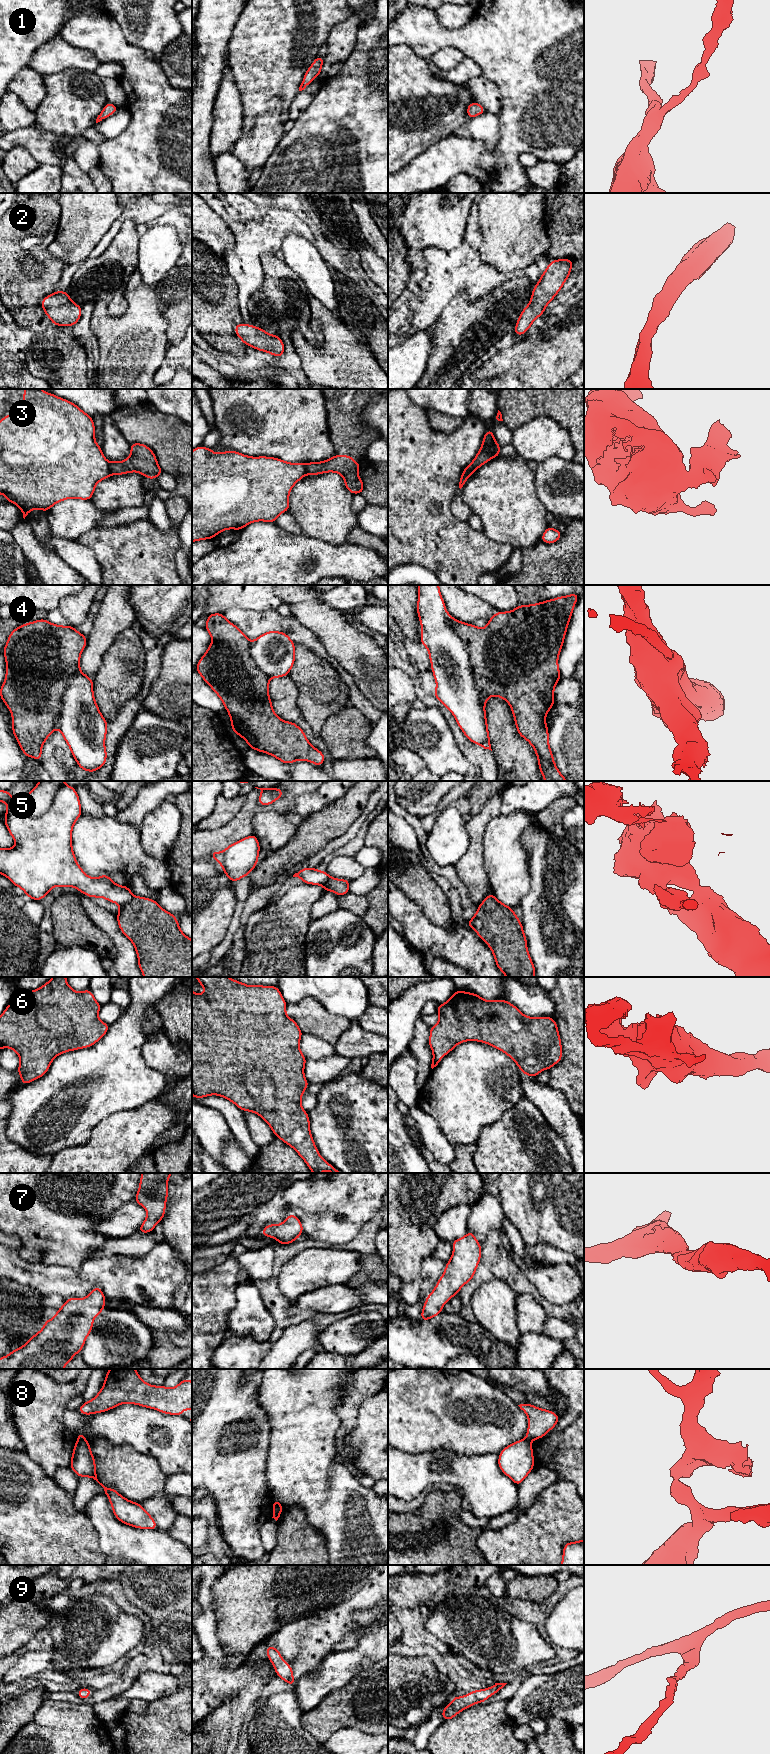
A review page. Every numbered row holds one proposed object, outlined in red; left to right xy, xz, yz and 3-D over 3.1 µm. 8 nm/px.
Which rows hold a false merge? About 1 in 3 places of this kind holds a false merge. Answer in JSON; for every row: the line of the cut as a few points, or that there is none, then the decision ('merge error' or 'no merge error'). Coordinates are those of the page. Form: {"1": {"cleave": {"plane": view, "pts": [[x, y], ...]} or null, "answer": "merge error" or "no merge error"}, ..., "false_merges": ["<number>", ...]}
{"1": {"cleave": null, "answer": "no merge error"}, "2": {"cleave": null, "answer": "no merge error"}, "3": {"cleave": {"plane": "xy", "pts": [[108, 462], [111, 474]]}, "answer": "merge error"}, "4": {"cleave": {"plane": "yz", "pts": [[453, 619], [451, 626], [466, 646], [475, 686], [484, 707]]}, "answer": "merge error"}, "5": {"cleave": {"plane": "xy", "pts": [[133, 896], [121, 906]]}, "answer": "merge error"}, "6": {"cleave": null, "answer": "no merge error"}, "7": {"cleave": null, "answer": "no merge error"}, "8": {"cleave": {"plane": "xz", "pts": [[273, 1508], [282, 1509]]}, "answer": "merge error"}, "9": {"cleave": null, "answer": "no merge error"}, "false_merges": ["3", "4", "5", "8"]}

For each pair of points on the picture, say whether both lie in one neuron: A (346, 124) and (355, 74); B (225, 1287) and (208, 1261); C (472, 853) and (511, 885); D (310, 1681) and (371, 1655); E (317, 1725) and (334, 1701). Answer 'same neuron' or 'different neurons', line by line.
A: same neuron
B: different neurons
C: different neurons
D: same neuron
E: same neuron

